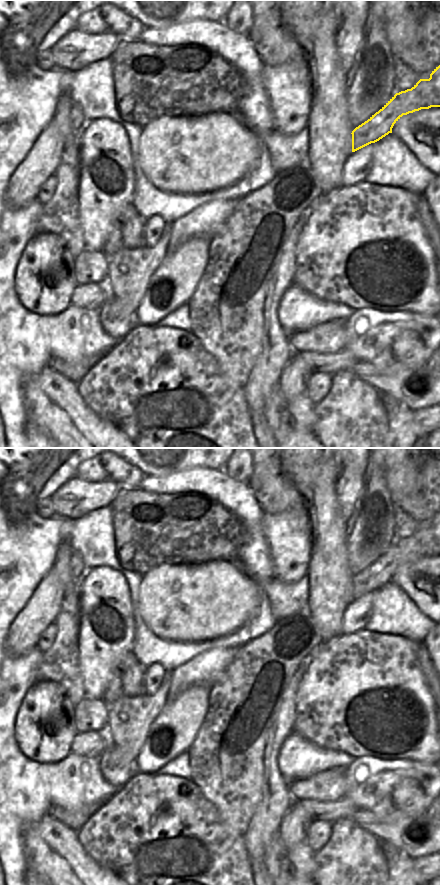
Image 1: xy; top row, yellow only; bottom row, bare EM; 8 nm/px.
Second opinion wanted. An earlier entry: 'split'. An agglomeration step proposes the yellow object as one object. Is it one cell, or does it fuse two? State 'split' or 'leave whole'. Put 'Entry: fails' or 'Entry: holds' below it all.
leave whole
Entry: fails

